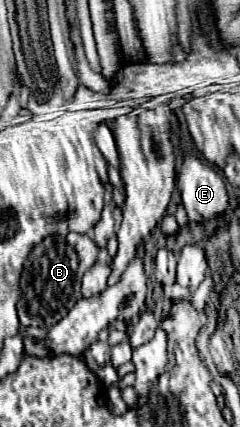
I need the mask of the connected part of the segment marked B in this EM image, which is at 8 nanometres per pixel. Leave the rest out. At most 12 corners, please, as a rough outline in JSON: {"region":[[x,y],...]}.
{"region":[[87,234],[49,236],[21,274],[21,326],[55,326],[97,260]]}

